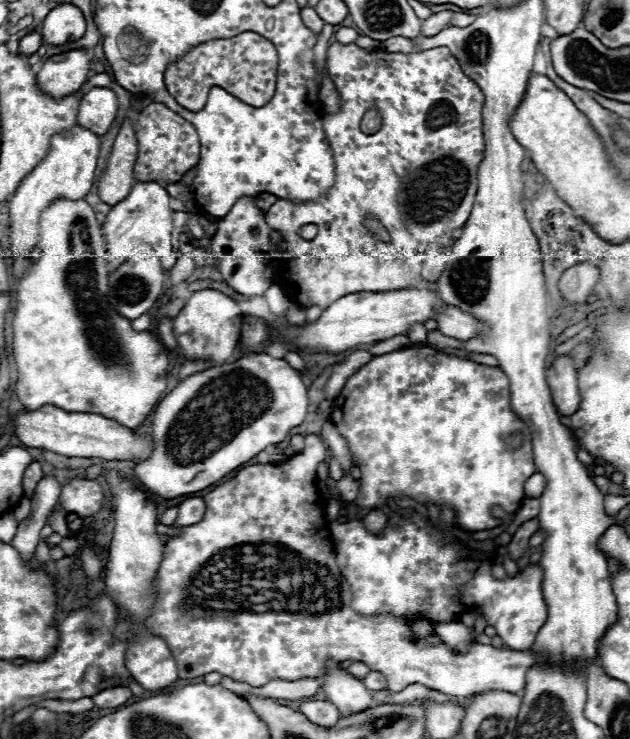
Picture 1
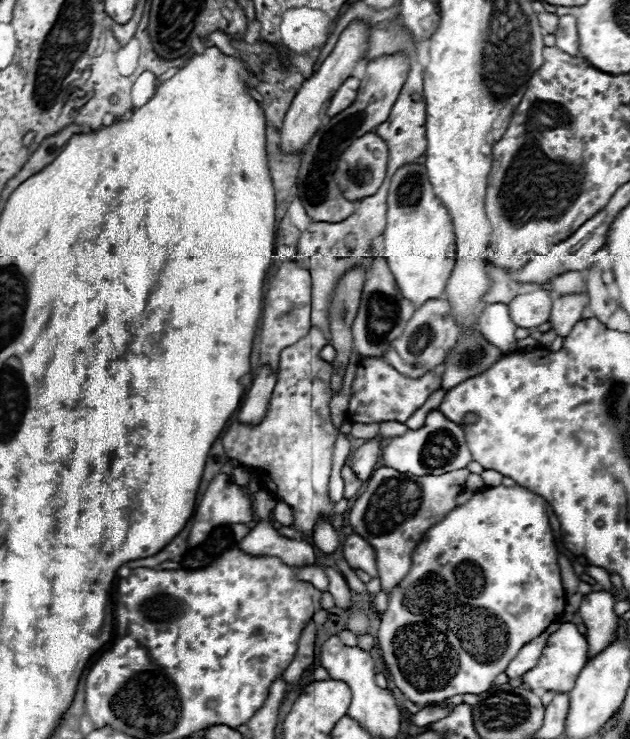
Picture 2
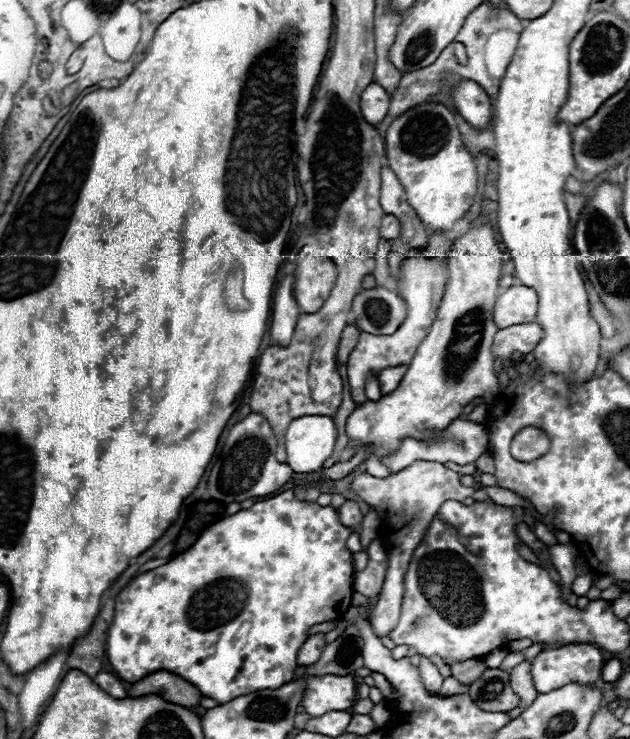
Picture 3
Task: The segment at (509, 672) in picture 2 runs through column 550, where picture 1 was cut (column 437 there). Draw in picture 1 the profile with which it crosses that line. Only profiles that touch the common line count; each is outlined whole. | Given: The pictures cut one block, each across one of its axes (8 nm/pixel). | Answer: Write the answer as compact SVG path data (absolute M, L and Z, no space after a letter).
M454 621L449 624L436 624L434 632L444 640L444 644L448 644L450 648L454 648L458 652L464 652L472 642L476 642L472 632L461 621Z

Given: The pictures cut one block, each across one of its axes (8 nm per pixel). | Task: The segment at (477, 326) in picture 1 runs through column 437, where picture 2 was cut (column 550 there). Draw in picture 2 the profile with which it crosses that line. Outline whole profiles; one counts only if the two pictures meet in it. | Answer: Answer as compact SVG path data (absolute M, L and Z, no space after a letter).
M588 292L556 298L552 304L552 314L550 314L552 330L556 330L558 336L568 336L574 324L582 318L582 312L588 304L590 304Z

